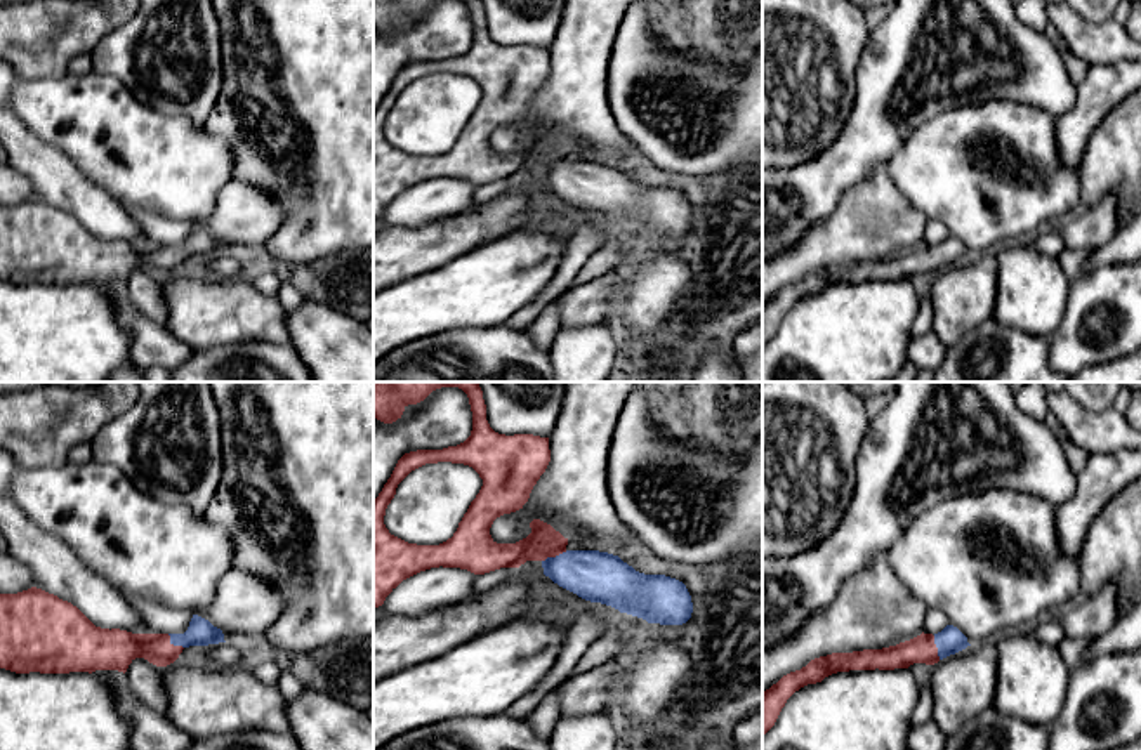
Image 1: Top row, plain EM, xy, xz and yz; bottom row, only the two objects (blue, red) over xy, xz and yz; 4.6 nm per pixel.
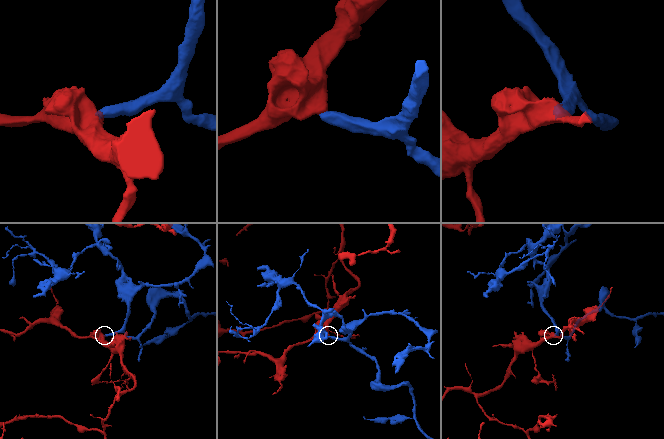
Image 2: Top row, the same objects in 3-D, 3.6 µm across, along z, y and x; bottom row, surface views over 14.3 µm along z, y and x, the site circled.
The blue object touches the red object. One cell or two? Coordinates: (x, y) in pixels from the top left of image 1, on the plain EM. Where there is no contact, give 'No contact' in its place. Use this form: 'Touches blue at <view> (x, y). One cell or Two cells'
Touches blue at xz (556, 167). One cell

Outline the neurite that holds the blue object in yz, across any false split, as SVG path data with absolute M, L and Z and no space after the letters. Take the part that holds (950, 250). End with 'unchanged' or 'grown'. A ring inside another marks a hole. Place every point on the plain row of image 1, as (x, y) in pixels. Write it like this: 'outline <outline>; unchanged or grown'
outline M953 236L938 245L920 245L910 252L882 260L863 260L853 264L832 264L811 271L801 281L783 286L762 304L762 347L775 337L787 311L808 295L821 293L825 288L849 281L894 281L913 274L934 276L971 257L967 248Z; grown

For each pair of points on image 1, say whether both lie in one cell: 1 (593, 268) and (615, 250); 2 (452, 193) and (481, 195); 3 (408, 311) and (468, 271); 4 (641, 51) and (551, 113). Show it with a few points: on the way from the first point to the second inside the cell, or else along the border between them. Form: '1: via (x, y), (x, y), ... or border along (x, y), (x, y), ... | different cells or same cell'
1: via (598, 264), (610, 256) | same cell
2: border along (478, 186), (473, 203) | different cells
3: via (422, 306), (438, 301), (454, 285) | same cell
4: border along (617, 35), (608, 61), (608, 106), (612, 115) | different cells

